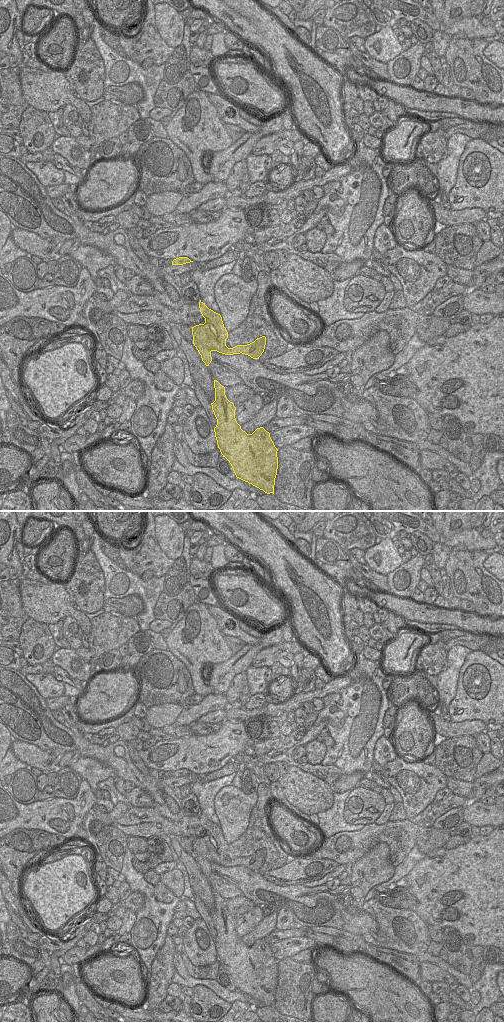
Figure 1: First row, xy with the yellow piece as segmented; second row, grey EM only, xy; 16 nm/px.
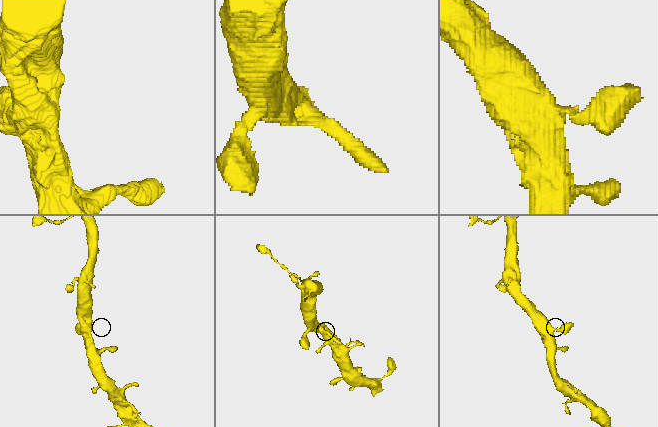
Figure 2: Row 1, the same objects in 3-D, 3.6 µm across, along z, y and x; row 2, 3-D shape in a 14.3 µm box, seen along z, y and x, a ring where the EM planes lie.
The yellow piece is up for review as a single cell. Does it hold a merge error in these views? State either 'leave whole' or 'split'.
leave whole

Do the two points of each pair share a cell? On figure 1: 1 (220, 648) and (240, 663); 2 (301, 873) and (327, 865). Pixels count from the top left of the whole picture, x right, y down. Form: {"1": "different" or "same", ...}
{"1": "different", "2": "same"}

